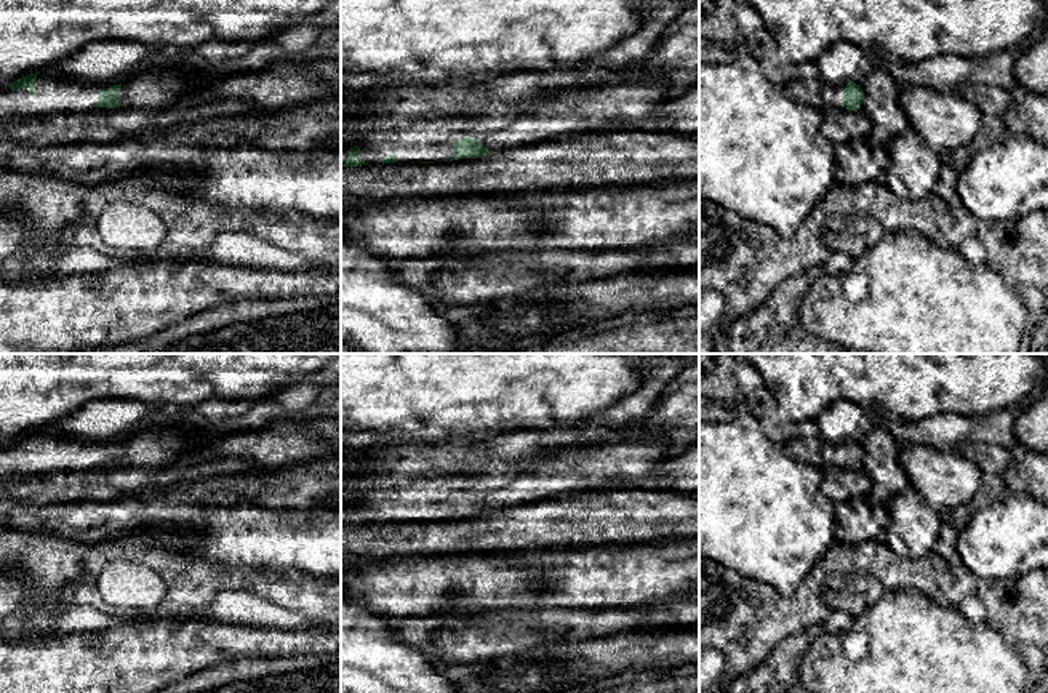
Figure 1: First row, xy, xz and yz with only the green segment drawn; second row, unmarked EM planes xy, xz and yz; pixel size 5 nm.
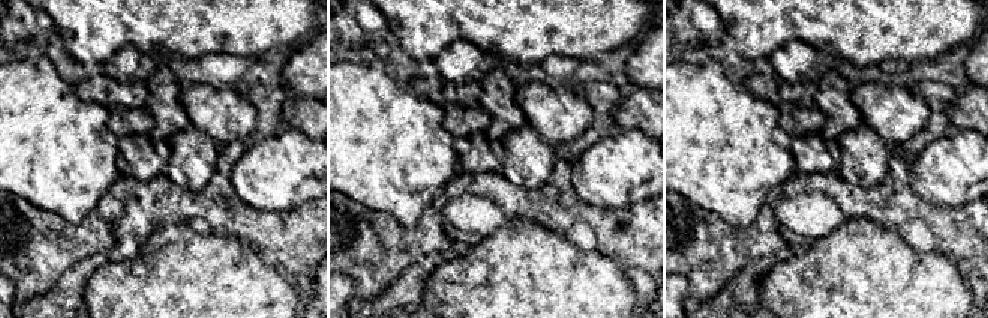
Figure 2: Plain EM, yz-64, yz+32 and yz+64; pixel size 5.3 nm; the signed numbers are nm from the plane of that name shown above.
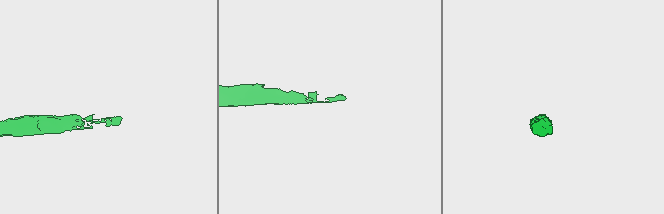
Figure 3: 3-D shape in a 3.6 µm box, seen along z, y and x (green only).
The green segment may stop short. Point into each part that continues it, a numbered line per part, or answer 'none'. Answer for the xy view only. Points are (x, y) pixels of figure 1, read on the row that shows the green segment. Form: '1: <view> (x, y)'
1: xy (55, 96)

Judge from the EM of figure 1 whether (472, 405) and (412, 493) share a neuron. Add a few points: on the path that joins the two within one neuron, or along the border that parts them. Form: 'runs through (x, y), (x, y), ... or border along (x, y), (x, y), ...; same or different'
border along (485, 440), (412, 444); different

